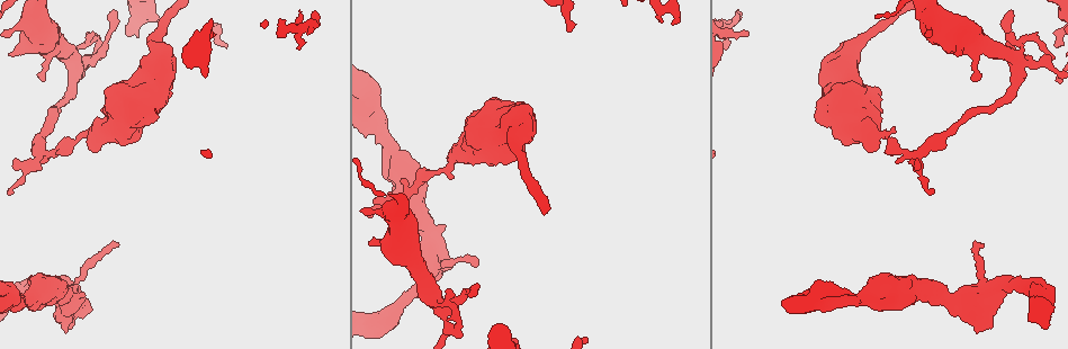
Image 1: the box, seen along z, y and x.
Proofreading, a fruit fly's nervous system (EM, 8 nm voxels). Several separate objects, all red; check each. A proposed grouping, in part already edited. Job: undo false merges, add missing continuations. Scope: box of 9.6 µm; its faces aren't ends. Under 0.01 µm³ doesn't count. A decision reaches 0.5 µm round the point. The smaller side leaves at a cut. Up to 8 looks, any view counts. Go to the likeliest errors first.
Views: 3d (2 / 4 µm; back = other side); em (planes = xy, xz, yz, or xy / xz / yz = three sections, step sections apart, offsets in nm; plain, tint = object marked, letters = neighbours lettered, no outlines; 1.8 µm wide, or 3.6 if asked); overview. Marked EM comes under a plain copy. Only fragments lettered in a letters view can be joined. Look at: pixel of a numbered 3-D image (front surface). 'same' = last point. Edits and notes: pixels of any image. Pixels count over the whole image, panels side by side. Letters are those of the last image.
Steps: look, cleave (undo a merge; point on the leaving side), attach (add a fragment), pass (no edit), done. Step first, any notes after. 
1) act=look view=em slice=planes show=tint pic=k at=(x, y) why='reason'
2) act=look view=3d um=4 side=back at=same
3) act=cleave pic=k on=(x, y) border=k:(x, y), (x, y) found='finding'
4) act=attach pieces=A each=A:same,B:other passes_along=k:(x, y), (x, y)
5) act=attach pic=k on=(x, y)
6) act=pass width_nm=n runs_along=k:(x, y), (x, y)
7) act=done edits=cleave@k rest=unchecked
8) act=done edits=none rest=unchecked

act=look view=3d um=2 pic=1 at=(746, 31)

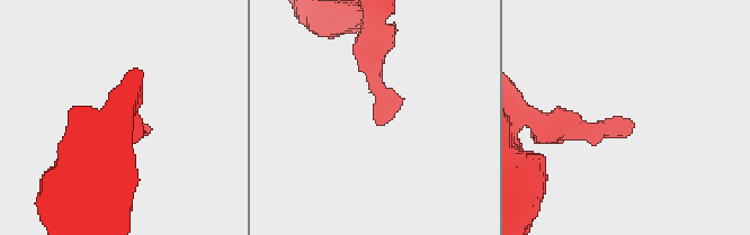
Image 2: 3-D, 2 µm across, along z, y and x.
act=look view=em slice=planes show=tint pic=2 at=(629, 121)

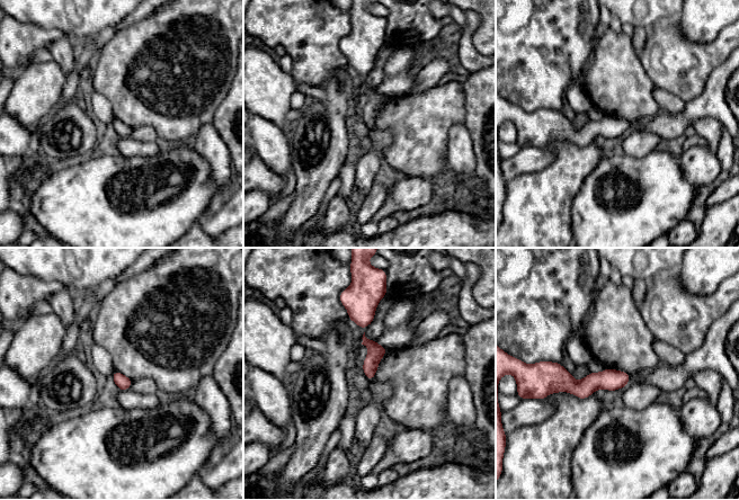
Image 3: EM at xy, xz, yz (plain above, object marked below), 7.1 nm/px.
act=look view=em slice=planes show=letters at=same why='see the neighbours'

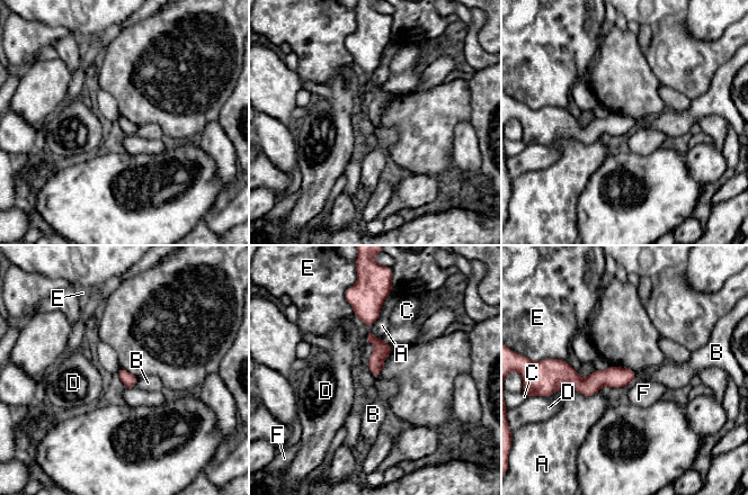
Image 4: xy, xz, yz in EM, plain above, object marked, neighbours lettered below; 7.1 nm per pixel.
act=pass longest_contact=A:340nm each=A:other,B:other,C:other,D:other,E:other,F:other found='none of them fits'

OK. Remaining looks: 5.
act=look view=em um=3.6 slice=xz step=4 show=tint pic=1 at=(157, 84) why='sharp bend'

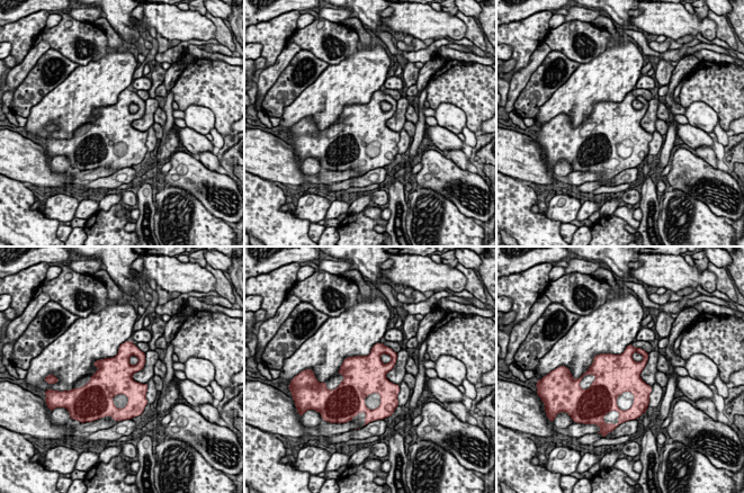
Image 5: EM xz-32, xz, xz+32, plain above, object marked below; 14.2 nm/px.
act=look view=em um=3.6 slice=planes show=letters at=same why='cut it another way'

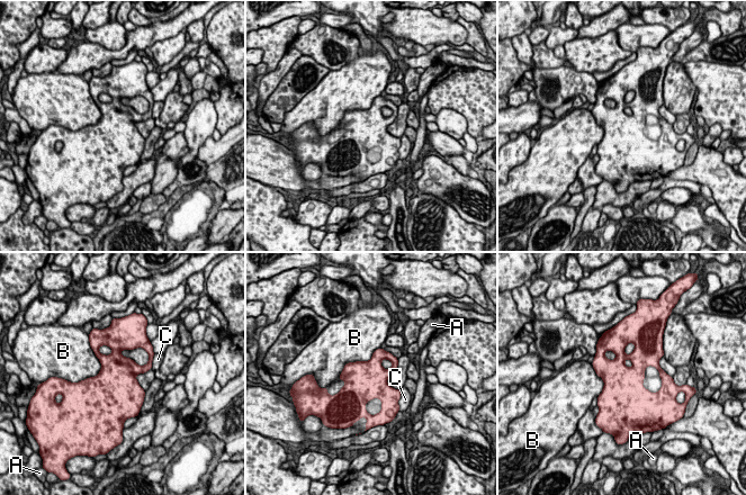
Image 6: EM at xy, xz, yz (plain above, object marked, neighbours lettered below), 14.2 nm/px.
act=pass each=A:other,B:other,C:other found='one cell here'

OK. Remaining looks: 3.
act=look view=em slice=xz step=4 show=tint pic=1 at=(437, 300) why='small branch off a trunk'

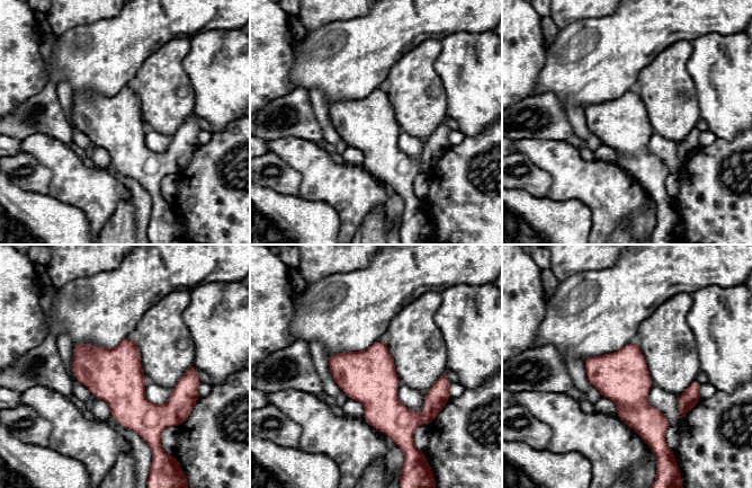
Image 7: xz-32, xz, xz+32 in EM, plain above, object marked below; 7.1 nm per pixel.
act=look view=em slice=planes show=letters at=same why='another direction'

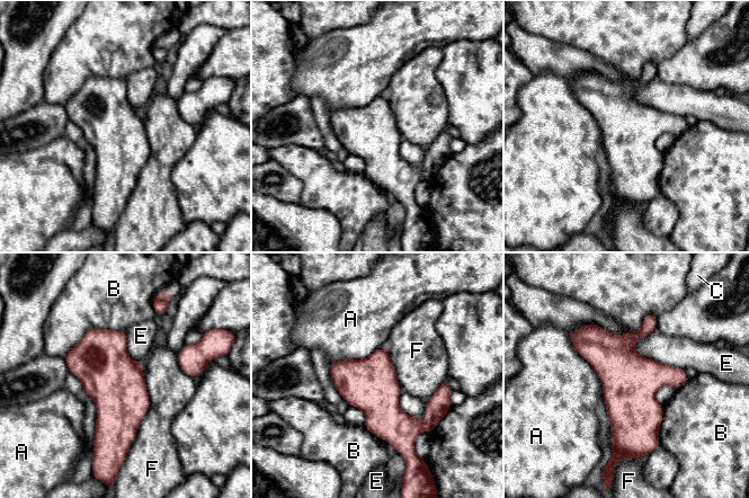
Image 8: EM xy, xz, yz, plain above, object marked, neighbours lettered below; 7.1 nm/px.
act=pass width_nm=380 each=A:other,B:other,C:other,E:other,F:other border=8:(142, 364), (149, 410), (125, 456) found='all the same cell'

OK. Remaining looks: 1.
act=done edits=none rest=unchecked

